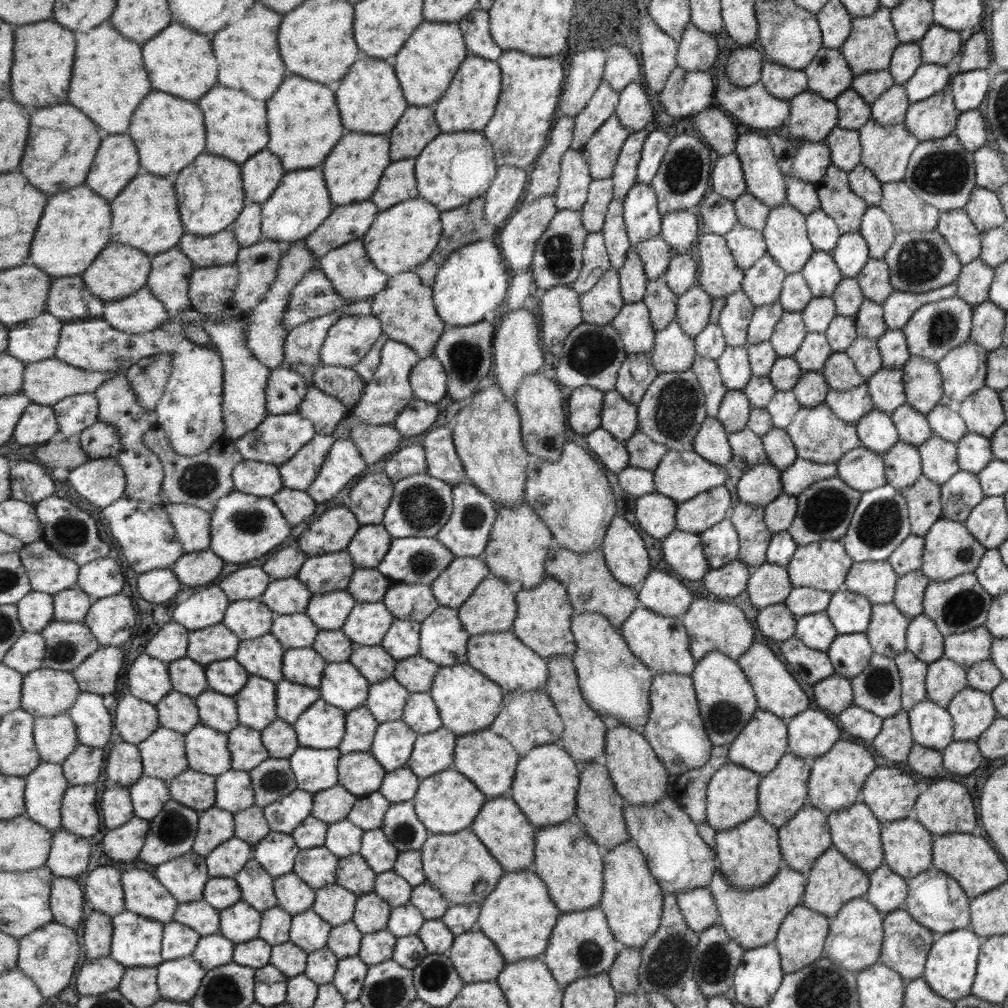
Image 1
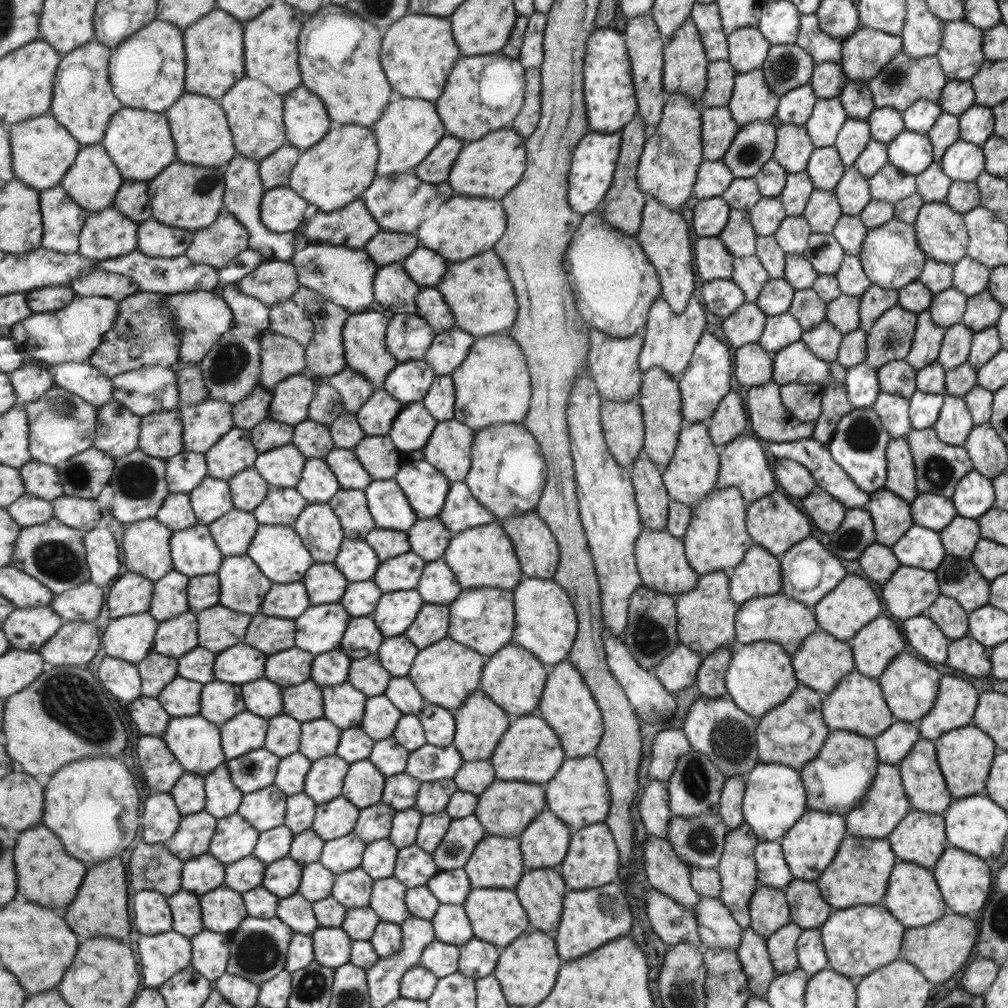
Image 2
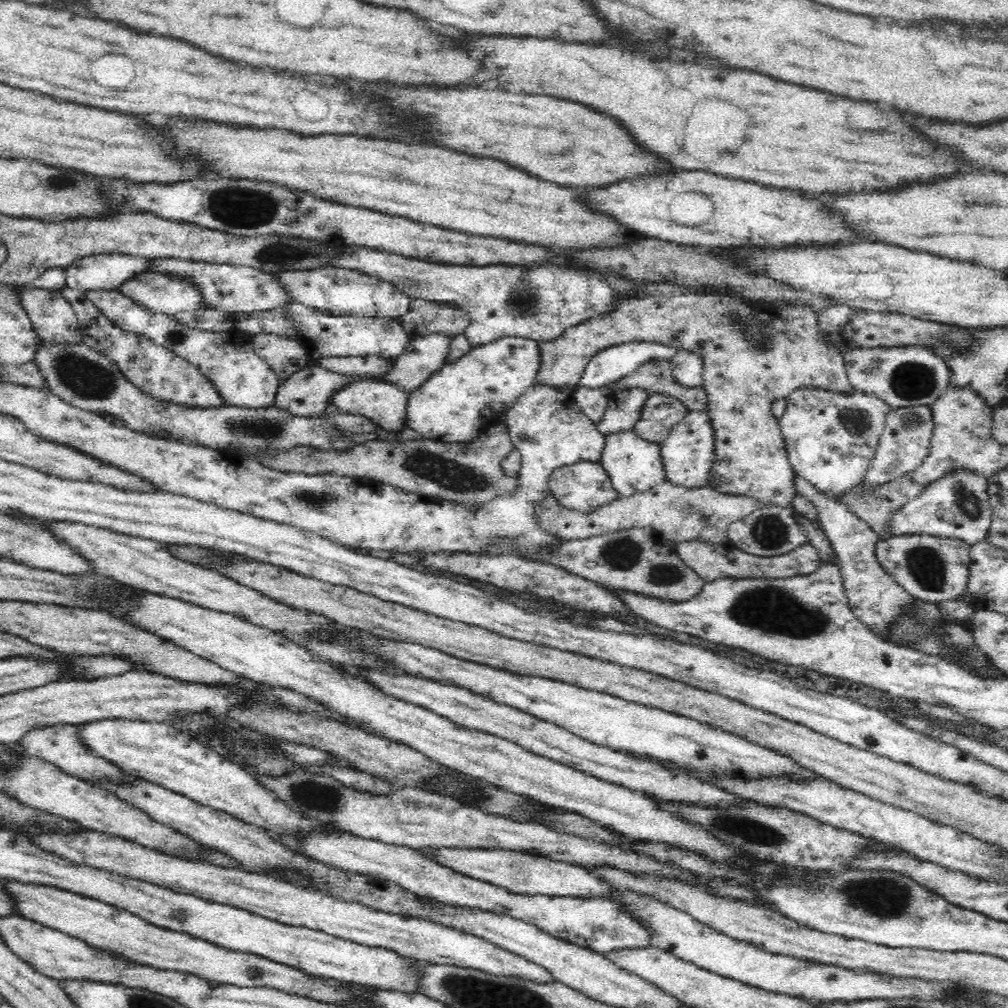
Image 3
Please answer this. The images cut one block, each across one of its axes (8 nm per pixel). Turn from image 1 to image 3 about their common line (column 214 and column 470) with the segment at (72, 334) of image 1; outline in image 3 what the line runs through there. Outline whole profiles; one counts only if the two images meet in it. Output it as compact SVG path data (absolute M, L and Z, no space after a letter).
M502 337L475 346L462 358L446 363L418 390L408 395L405 426L410 427L422 439L432 439L444 444L474 442L482 431L482 418L486 410L504 416L507 410L524 394L527 387L535 384L540 366L539 346L531 338Z

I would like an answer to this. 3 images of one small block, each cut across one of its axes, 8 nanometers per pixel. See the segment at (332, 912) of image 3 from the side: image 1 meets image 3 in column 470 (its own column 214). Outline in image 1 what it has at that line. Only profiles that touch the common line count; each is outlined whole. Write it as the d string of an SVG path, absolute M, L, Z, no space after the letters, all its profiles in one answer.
M218 934L203 936L192 954L192 958L201 963L208 972L234 962L236 943L230 938Z

